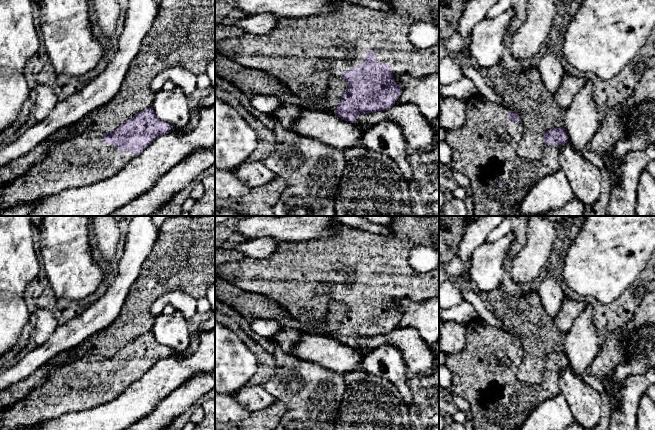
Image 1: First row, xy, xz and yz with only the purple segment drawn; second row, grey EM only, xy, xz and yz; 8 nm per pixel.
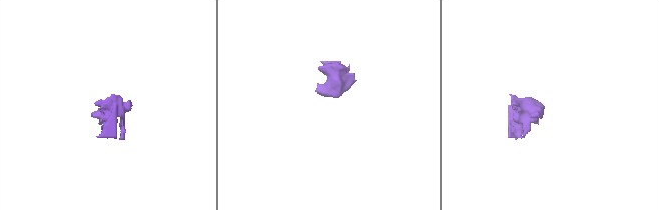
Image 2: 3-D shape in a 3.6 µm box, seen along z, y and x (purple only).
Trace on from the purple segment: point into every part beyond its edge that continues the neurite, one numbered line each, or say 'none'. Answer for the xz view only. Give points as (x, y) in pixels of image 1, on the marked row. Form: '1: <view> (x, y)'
1: xz (302, 54)

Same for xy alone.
1: xy (82, 159)

